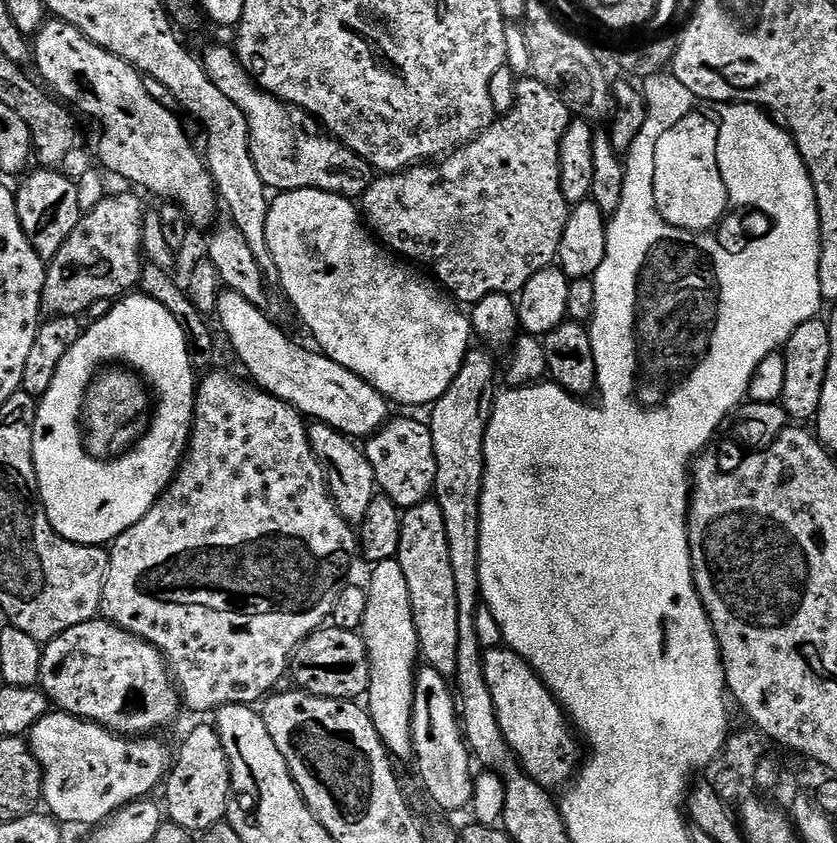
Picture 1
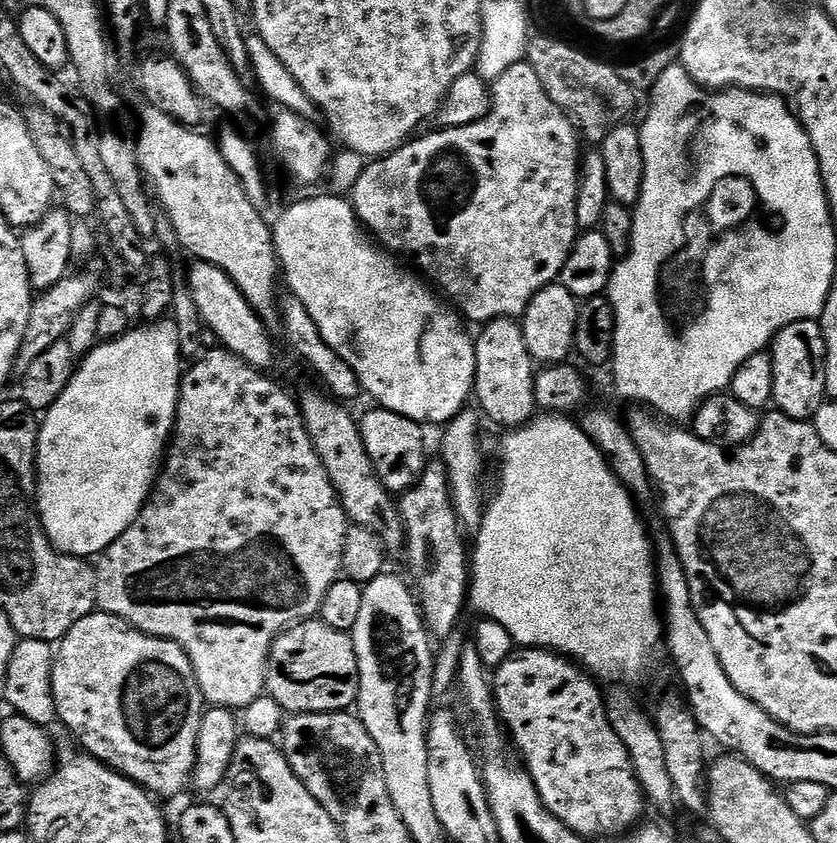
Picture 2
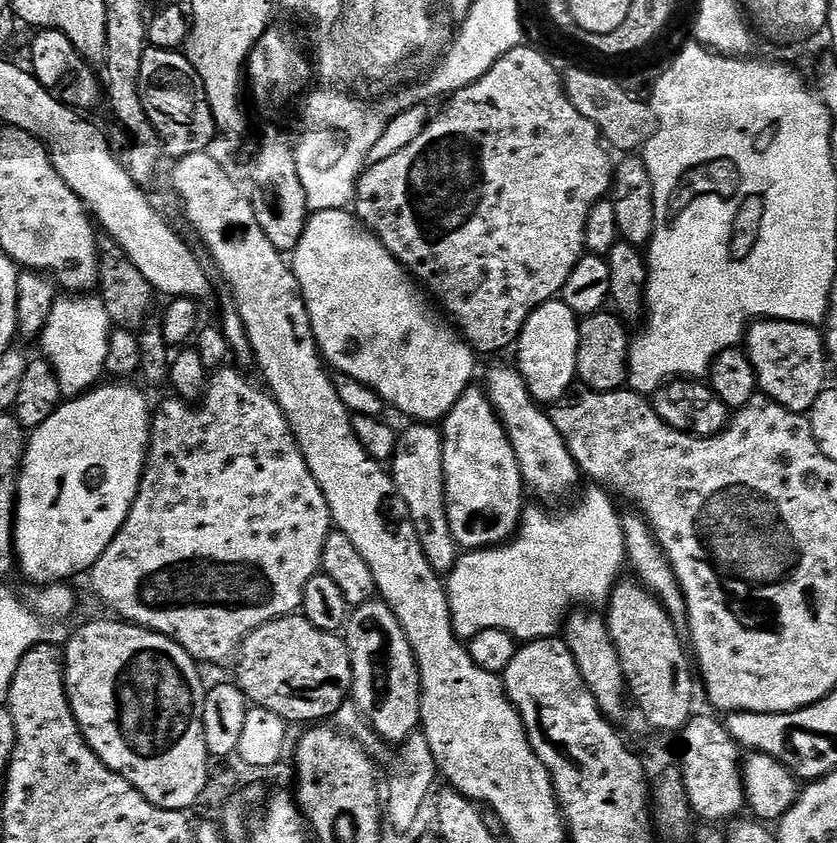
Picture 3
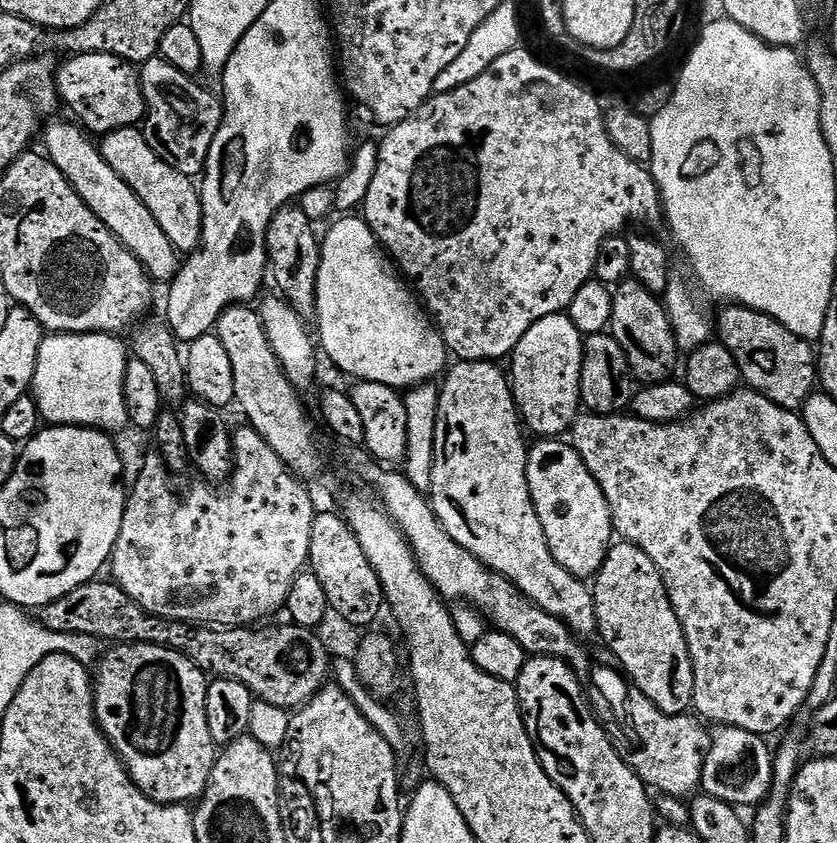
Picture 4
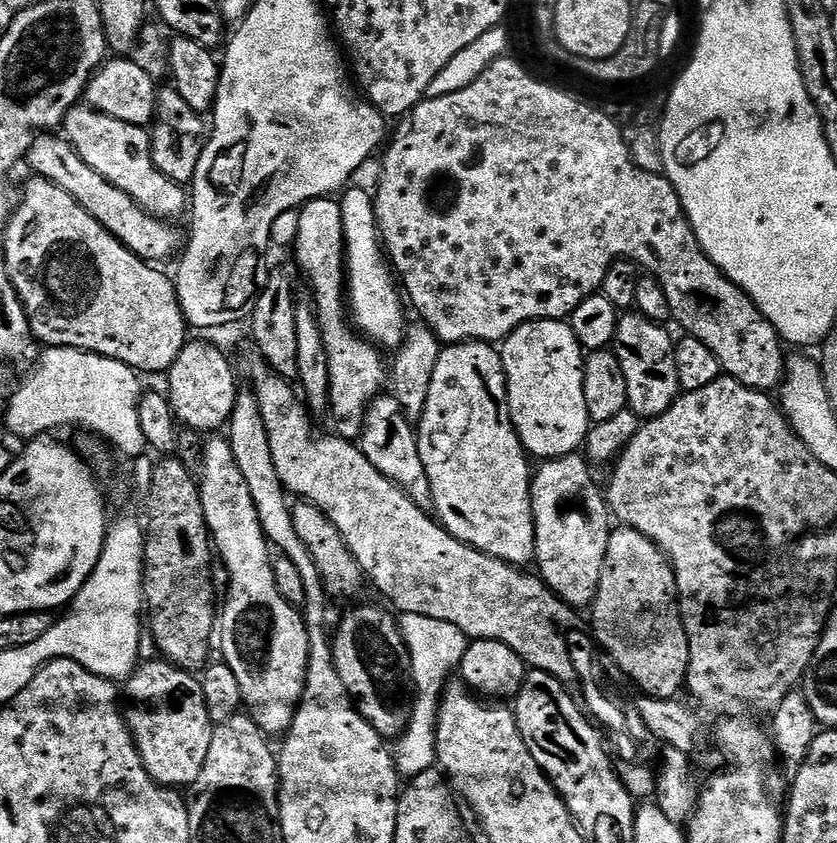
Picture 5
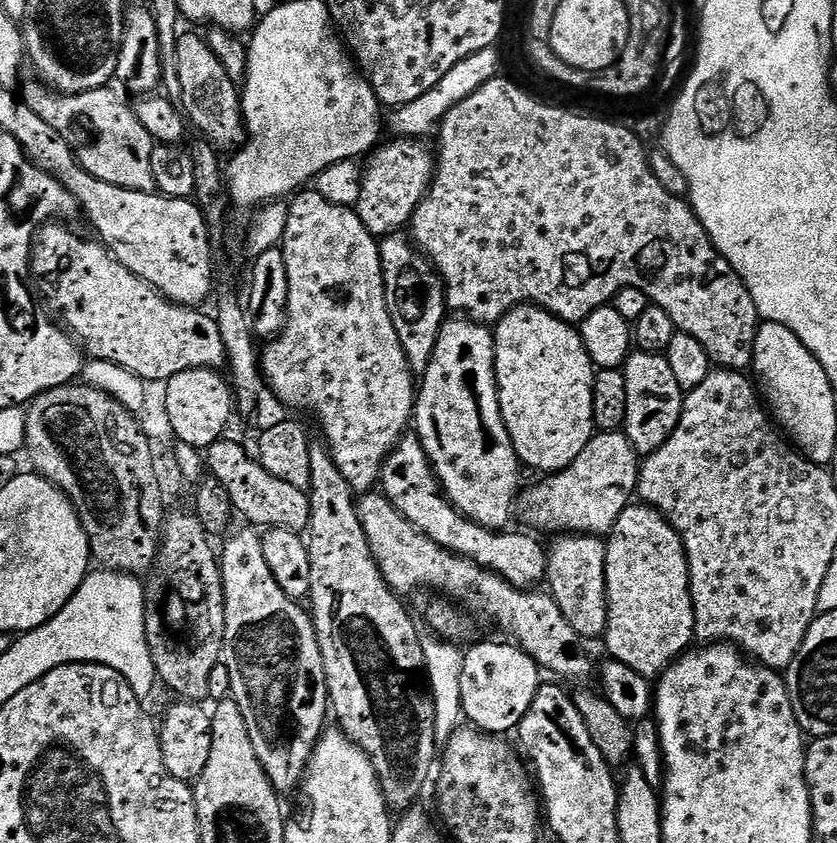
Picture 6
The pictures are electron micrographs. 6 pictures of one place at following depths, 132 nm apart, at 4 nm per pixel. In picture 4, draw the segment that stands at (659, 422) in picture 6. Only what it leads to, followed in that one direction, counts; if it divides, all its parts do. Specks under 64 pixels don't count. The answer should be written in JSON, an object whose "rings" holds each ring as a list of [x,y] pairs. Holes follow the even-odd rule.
{"rings":[[[631,278],[615,285],[612,293],[612,322],[610,335],[626,350],[633,377],[644,384],[661,384],[677,371],[678,349],[676,334],[672,331],[672,319],[668,316],[665,301],[655,296],[646,286]]]}

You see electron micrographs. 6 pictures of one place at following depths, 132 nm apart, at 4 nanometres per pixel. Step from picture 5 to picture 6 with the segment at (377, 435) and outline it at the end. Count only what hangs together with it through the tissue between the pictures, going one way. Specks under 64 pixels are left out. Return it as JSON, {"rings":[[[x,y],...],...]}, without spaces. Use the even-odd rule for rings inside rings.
{"rings":[[[405,434],[397,442],[396,449],[386,458],[384,469],[380,471],[378,484],[386,499],[398,510],[398,514],[402,514],[406,522],[426,534],[426,538],[430,538],[438,547],[453,552],[455,556],[465,556],[478,566],[496,572],[516,588],[532,590],[539,585],[536,584],[539,580],[541,583],[545,579],[548,570],[545,545],[540,545],[536,541],[539,539],[527,531],[483,528],[462,515],[447,496],[442,494],[440,481],[436,479],[419,436]]]}

